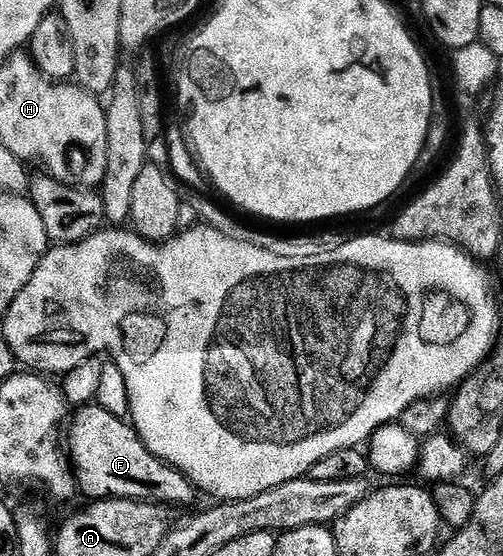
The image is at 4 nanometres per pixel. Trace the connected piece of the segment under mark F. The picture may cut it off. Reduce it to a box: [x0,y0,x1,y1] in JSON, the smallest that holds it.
[67,405,195,505]

